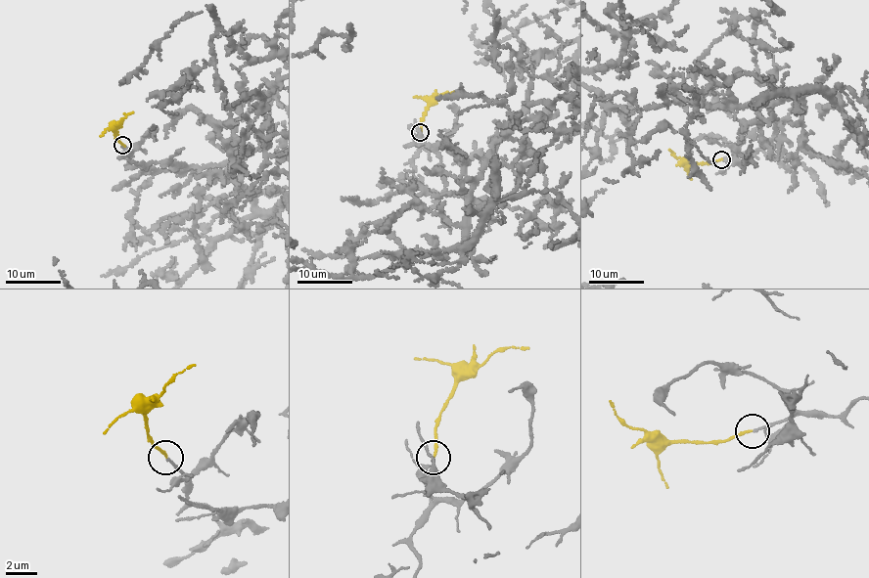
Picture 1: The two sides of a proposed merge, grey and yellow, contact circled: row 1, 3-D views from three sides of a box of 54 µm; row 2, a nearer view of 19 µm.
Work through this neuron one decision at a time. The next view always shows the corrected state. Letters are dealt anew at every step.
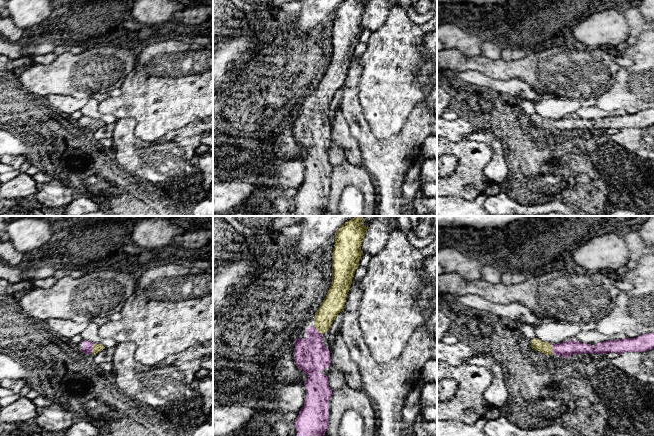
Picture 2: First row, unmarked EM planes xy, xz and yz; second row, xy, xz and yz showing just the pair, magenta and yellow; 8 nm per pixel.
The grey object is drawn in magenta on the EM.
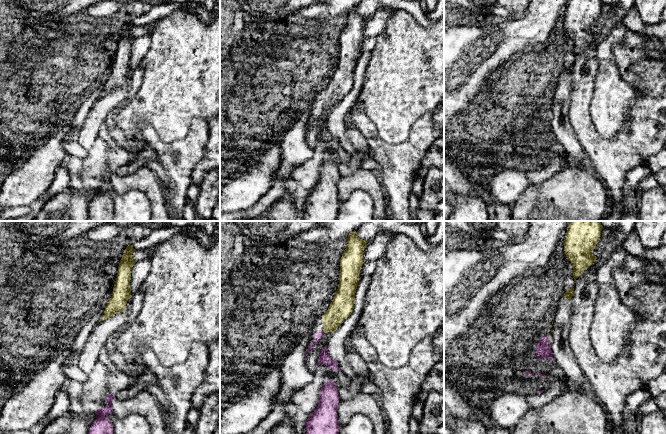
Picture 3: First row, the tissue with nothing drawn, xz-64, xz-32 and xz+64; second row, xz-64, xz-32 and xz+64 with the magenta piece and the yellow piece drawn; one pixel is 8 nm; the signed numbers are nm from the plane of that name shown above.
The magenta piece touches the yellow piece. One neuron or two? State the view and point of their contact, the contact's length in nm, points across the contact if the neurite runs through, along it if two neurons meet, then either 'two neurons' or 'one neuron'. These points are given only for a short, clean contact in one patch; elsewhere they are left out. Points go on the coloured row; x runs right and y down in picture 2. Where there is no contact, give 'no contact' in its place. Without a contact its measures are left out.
contact yz (553, 348); length 90 nm; way yz (565, 349), (553, 348), (544, 347); one neuron

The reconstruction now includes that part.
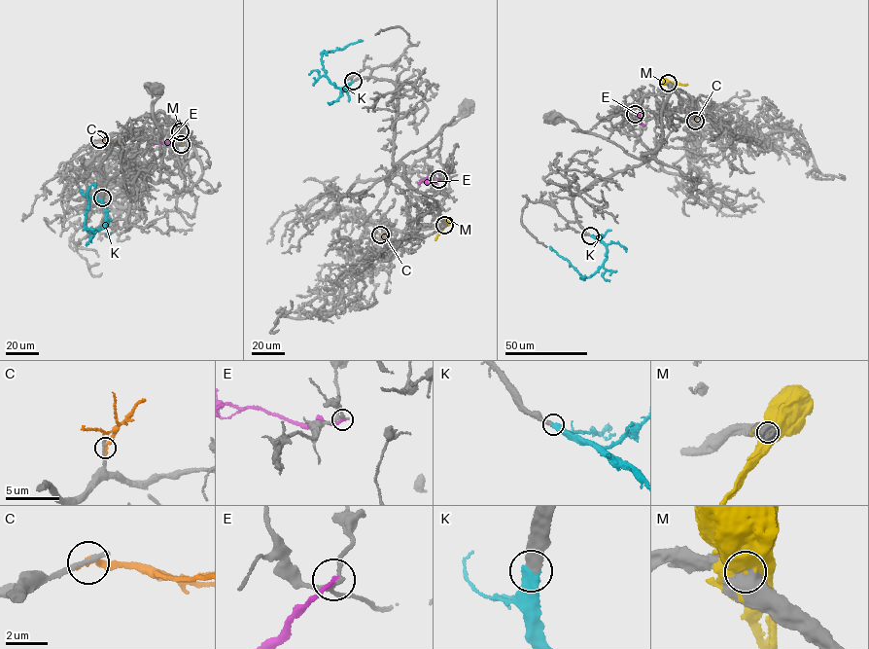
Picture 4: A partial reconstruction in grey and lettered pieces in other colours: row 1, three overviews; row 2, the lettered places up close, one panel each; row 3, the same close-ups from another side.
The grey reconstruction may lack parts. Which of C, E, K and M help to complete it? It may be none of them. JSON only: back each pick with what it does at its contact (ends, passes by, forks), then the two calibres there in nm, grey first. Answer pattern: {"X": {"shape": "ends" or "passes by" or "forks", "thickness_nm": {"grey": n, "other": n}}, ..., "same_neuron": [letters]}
{"K": {"shape": "ends", "thickness_nm": {"grey": 440, "other": 600}}, "same_neuron": ["K"]}

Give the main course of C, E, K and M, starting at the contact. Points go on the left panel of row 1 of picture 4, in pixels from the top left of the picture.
C: (99, 139), (125, 142)
E: (181, 144), (160, 142), (153, 145)
K: (102, 198), (106, 211), (104, 227), (89, 232), (85, 228), (88, 204), (86, 195), (92, 184), (94, 188)
M: (181, 131), (183, 145)

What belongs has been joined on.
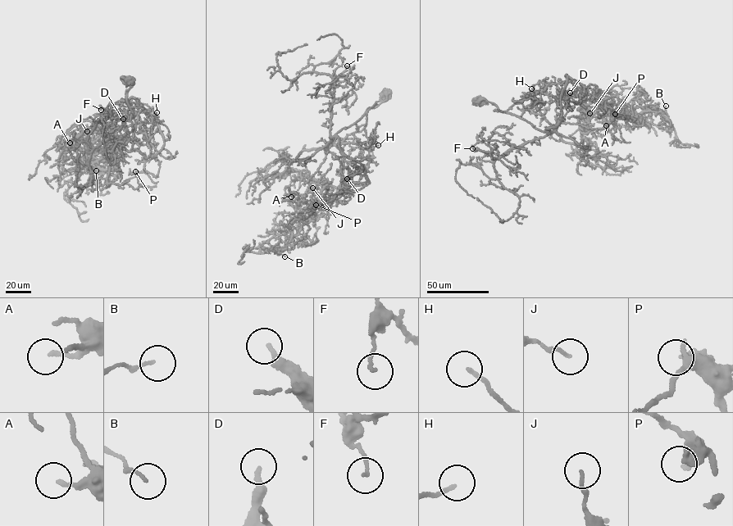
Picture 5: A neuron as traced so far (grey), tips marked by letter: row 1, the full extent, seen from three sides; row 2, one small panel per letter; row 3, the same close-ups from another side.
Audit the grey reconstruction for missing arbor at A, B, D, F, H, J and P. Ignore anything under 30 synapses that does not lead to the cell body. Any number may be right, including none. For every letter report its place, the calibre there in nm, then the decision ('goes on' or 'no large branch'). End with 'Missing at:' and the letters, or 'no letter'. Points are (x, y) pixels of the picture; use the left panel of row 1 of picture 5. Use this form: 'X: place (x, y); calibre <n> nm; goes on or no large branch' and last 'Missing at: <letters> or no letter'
A: place (70, 142); calibre 160 nm; no large branch
B: place (96, 170); calibre 100 nm; no large branch
D: place (123, 119); calibre 200 nm; no large branch
F: place (101, 110); calibre 120 nm; no large branch
H: place (157, 112); calibre 150 nm; no large branch
J: place (87, 131); calibre 140 nm; no large branch
P: place (135, 171); calibre 140 nm; no large branch
Missing at: no letter

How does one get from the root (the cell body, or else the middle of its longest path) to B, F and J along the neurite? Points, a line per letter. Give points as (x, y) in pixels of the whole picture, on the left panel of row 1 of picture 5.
B: (130, 79), (130, 150), (88, 128), (77, 137), (79, 160), (68, 140), (112, 139), (113, 168), (96, 170)
F: (130, 79), (126, 100), (136, 124), (130, 151), (104, 134), (104, 122), (111, 115), (101, 110)
J: (130, 79), (130, 150), (88, 128), (77, 137), (79, 160), (67, 142), (85, 139), (87, 131)

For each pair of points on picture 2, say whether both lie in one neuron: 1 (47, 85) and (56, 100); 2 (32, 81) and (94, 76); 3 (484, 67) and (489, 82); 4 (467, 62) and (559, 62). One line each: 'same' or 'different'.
1: different
2: same
3: different
4: same

